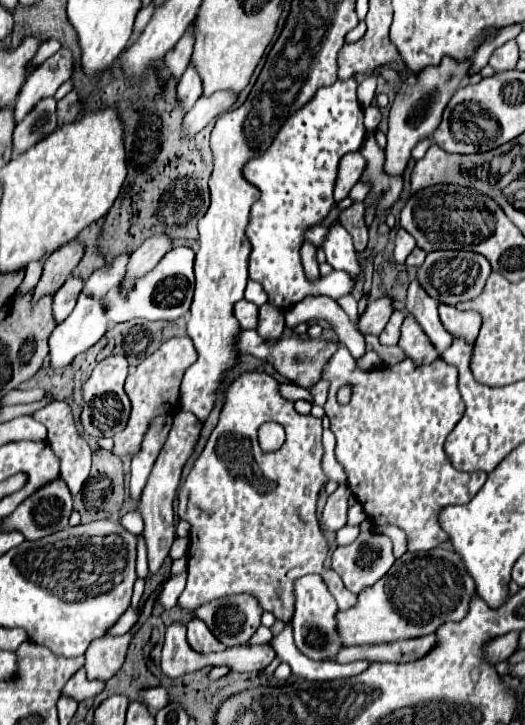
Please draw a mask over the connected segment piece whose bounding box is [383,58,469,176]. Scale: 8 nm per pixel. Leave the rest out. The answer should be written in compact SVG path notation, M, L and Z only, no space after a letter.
M443 58L439 66L427 66L415 80L409 96L405 96L405 90L401 90L397 108L393 108L393 114L389 114L389 132L387 132L387 148L385 148L385 174L389 176L403 176L407 162L411 158L413 146L435 132L435 128L441 122L441 114L455 94L457 88L465 84L465 74L469 70L469 62L455 62L453 58Z

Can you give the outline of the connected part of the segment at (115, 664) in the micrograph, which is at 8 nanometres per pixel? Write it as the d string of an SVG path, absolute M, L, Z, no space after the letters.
M131 632L125 636L103 636L91 642L85 652L85 670L89 680L109 680L123 664Z

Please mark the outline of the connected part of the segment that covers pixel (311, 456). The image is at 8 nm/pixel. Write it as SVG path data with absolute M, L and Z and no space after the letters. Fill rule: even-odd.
M245 372L229 386L219 424L215 426L205 450L195 460L185 484L181 484L177 494L177 516L191 524L187 550L189 578L183 594L179 596L179 606L197 608L221 596L247 592L259 598L263 610L287 624L291 622L295 608L293 582L307 574L319 574L323 578L327 590L337 600L339 610L347 610L357 604L357 596L345 590L341 578L333 570L325 568L329 546L317 522L317 498L321 488L329 482L321 470L321 432L321 420L313 418L311 414L297 414L293 402L279 394L279 384L273 380L273 376L265 372ZM265 422L277 422L285 426L287 444L283 444L277 452L263 452L259 446L257 430Z

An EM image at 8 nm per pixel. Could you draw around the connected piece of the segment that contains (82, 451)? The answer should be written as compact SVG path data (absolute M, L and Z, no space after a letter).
M52 401L51 404L46 405L41 410L37 410L33 414L35 420L41 420L43 426L47 428L47 440L49 440L49 446L59 458L61 458L61 478L67 482L71 494L75 496L87 476L89 476L89 468L91 468L91 448L89 444L85 442L85 438L77 432L75 428L75 420L73 420L73 414L71 414L71 408L69 404L64 401Z

